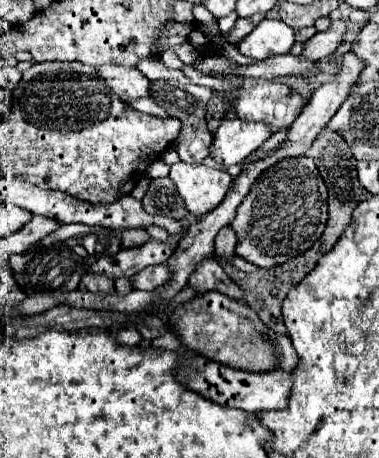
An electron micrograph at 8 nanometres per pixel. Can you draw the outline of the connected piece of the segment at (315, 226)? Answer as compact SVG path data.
M306 156L280 160L278 164L274 164L272 168L268 168L266 172L262 172L256 178L254 186L250 188L250 194L238 206L238 214L236 214L234 222L230 224L234 228L234 232L238 234L236 254L260 268L266 268L266 270L274 268L294 256L300 256L308 248L312 248L312 244L324 232L326 216L328 216L328 190L326 190L326 184L324 184L316 164Z

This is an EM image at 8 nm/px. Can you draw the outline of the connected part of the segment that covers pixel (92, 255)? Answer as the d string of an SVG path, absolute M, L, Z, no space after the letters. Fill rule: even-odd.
M62 224L56 232L40 240L28 252L10 256L8 264L16 284L22 288L26 296L32 296L32 294L50 296L58 292L76 290L80 276L86 274L86 270L94 264L94 260L110 254L114 256L114 252L120 252L120 248L122 248L120 236L116 236L110 228L98 228L98 226L86 226L86 224Z

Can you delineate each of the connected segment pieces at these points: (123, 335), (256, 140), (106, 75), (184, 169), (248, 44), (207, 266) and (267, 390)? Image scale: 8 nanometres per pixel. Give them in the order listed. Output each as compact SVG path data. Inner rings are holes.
M134 328L121 329L117 331L115 337L119 344L128 346L135 346L142 339L140 333Z
M224 120L216 134L212 136L210 156L218 164L242 164L246 156L258 150L270 138L270 128L262 122L244 120Z
M100 66L98 74L108 82L112 92L120 96L122 102L150 96L150 80L136 68L126 66Z
M176 162L170 170L178 194L184 198L188 212L202 216L214 210L226 196L232 186L232 176L218 168L208 168L204 164L186 164Z
M262 20L240 44L240 54L264 60L274 54L286 54L294 44L294 30L282 20Z
M214 258L204 260L196 268L196 272L190 276L188 284L194 286L194 288L198 288L198 292L218 290L218 292L222 292L228 298L234 298L234 300L240 300L240 302L246 300L244 290L236 282L230 280L230 276L222 270L222 266Z
M208 360L204 368L200 368L200 376L194 380L180 380L186 388L198 392L200 396L218 402L220 406L230 406L246 412L262 412L262 410L280 410L288 406L288 396L292 388L290 374L276 368L274 372L242 372L234 370L226 364L218 364Z

